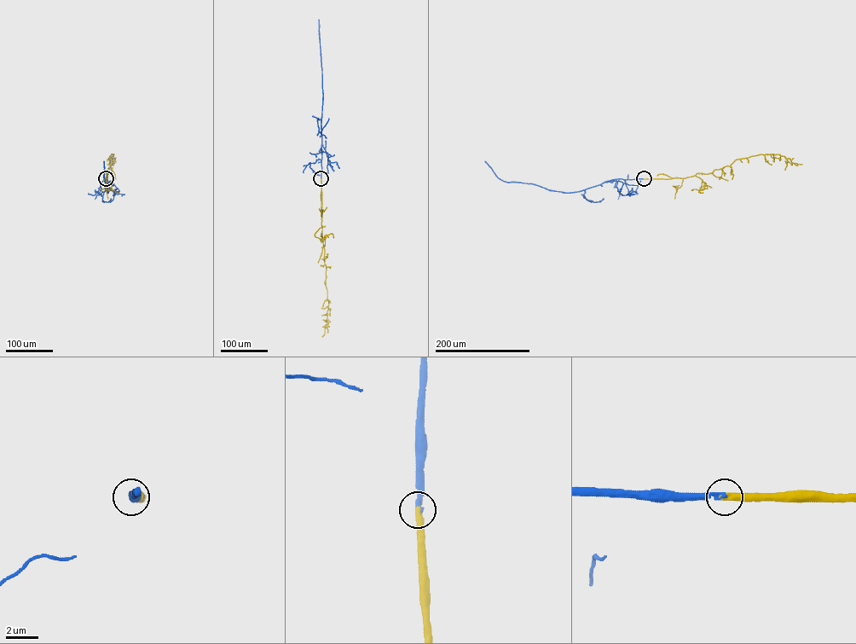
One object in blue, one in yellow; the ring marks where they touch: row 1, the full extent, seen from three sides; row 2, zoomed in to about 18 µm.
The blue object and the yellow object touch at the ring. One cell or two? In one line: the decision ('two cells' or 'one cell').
one cell

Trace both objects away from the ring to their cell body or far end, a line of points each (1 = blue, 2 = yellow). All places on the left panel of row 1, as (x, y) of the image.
1: (106, 178), (104, 160)
2: (106, 178), (110, 157), (113, 153), (107, 164)

